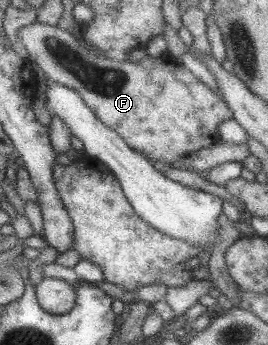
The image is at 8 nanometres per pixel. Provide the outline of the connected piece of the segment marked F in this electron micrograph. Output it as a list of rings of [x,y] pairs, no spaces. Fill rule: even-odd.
[[[35,20],[27,26],[18,28],[16,32],[18,41],[29,54],[28,60],[37,64],[50,83],[74,88],[78,96],[82,98],[82,102],[94,112],[102,124],[113,129],[127,147],[152,163],[159,161],[171,165],[187,154],[210,146],[217,140],[218,123],[232,118],[232,112],[226,106],[220,92],[212,92],[208,86],[196,79],[191,71],[188,71],[167,52],[158,57],[147,55],[137,62],[108,60],[104,56],[89,53],[88,49],[82,47],[70,32],[55,25]]]

